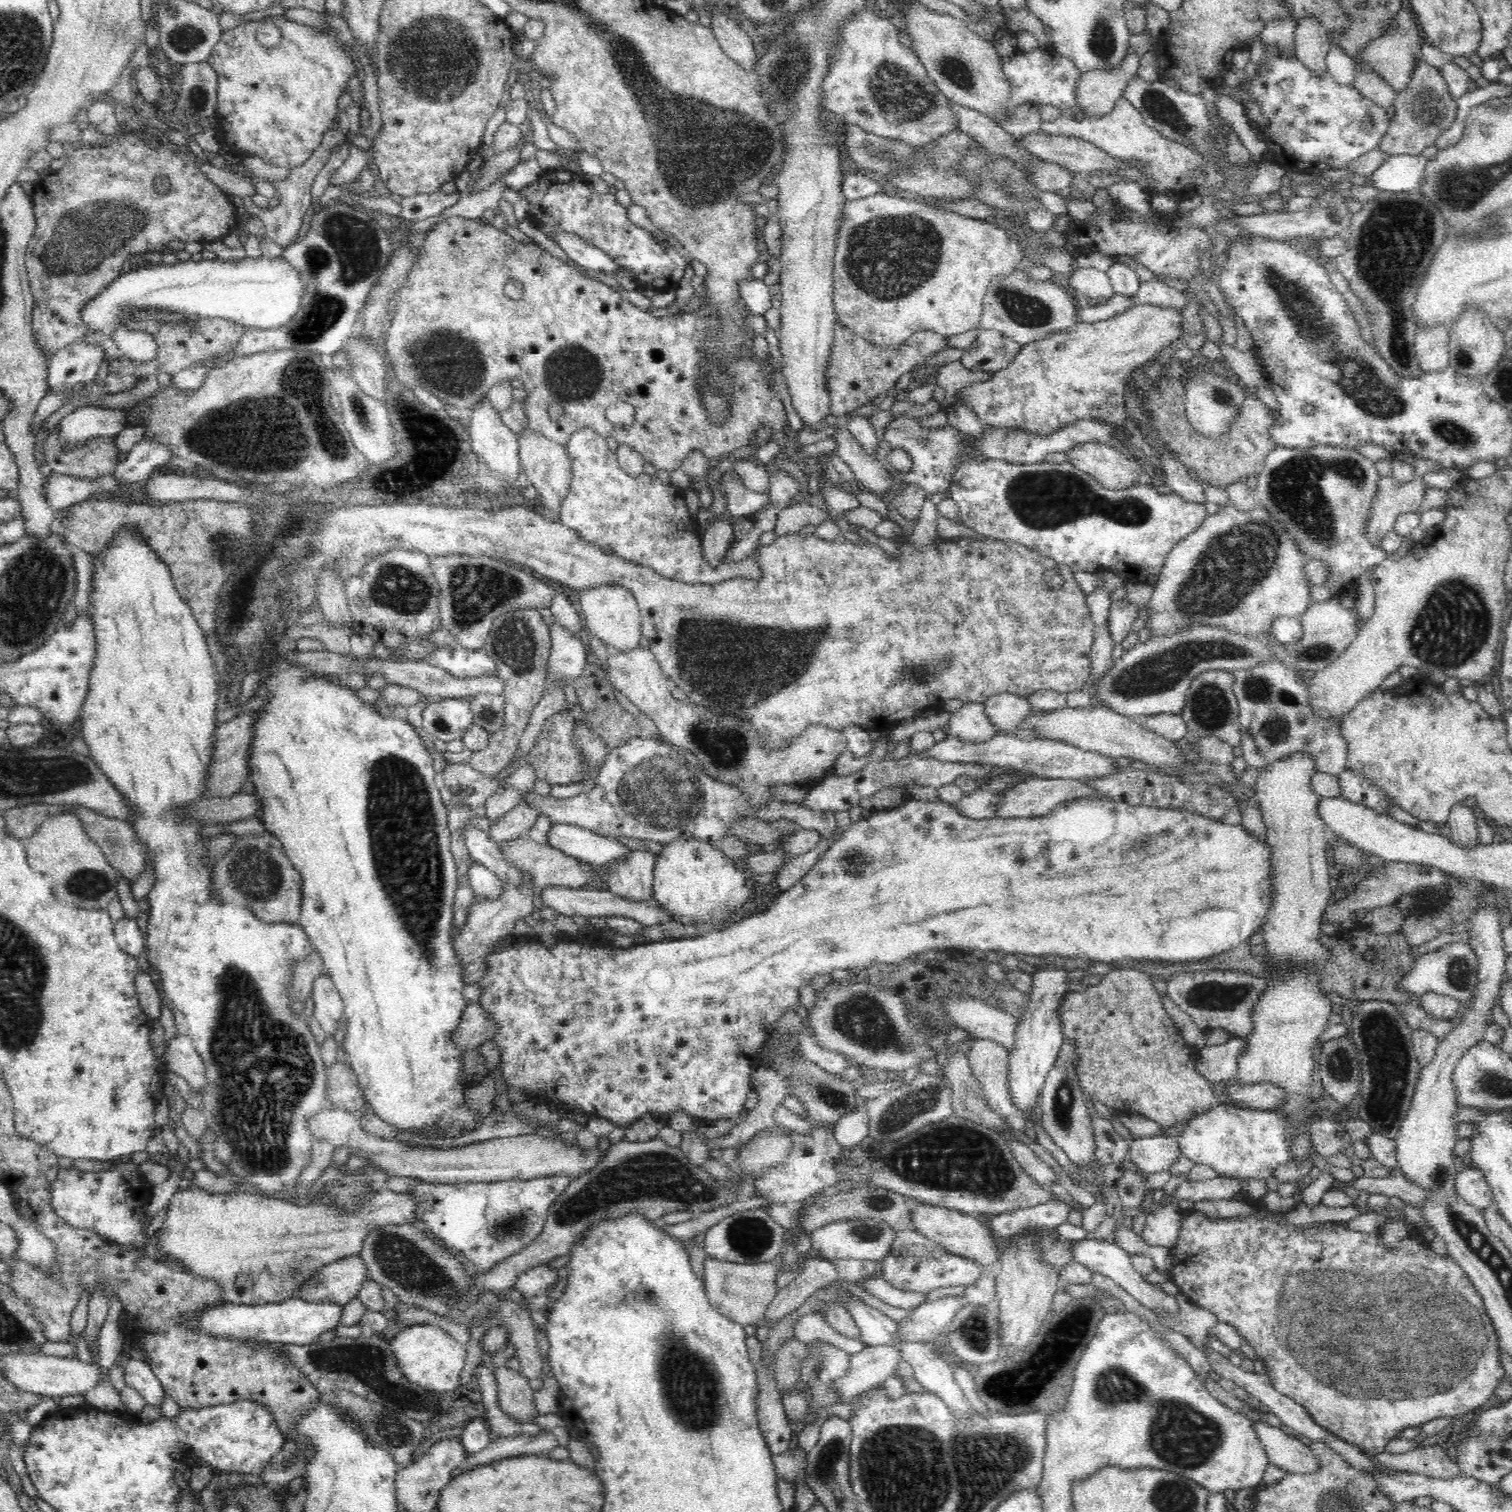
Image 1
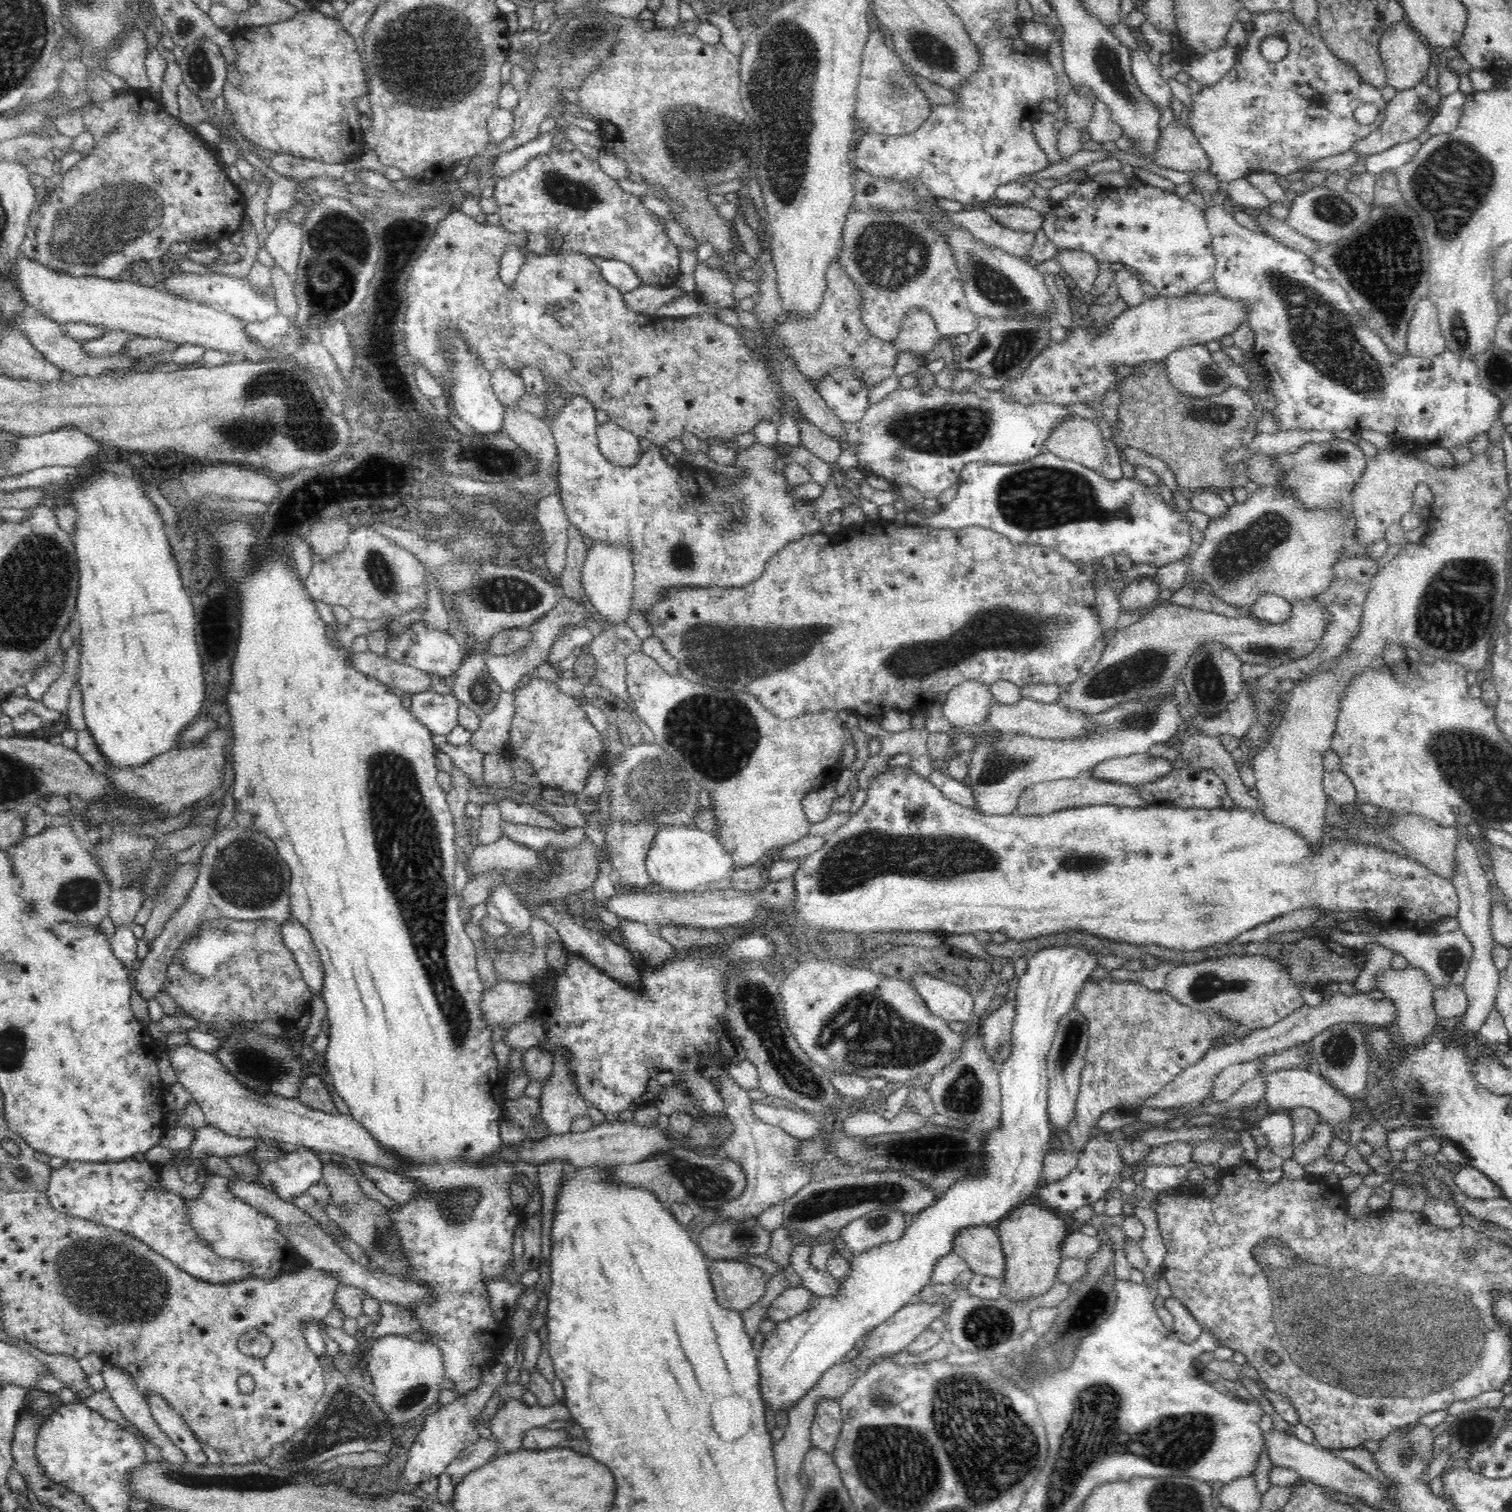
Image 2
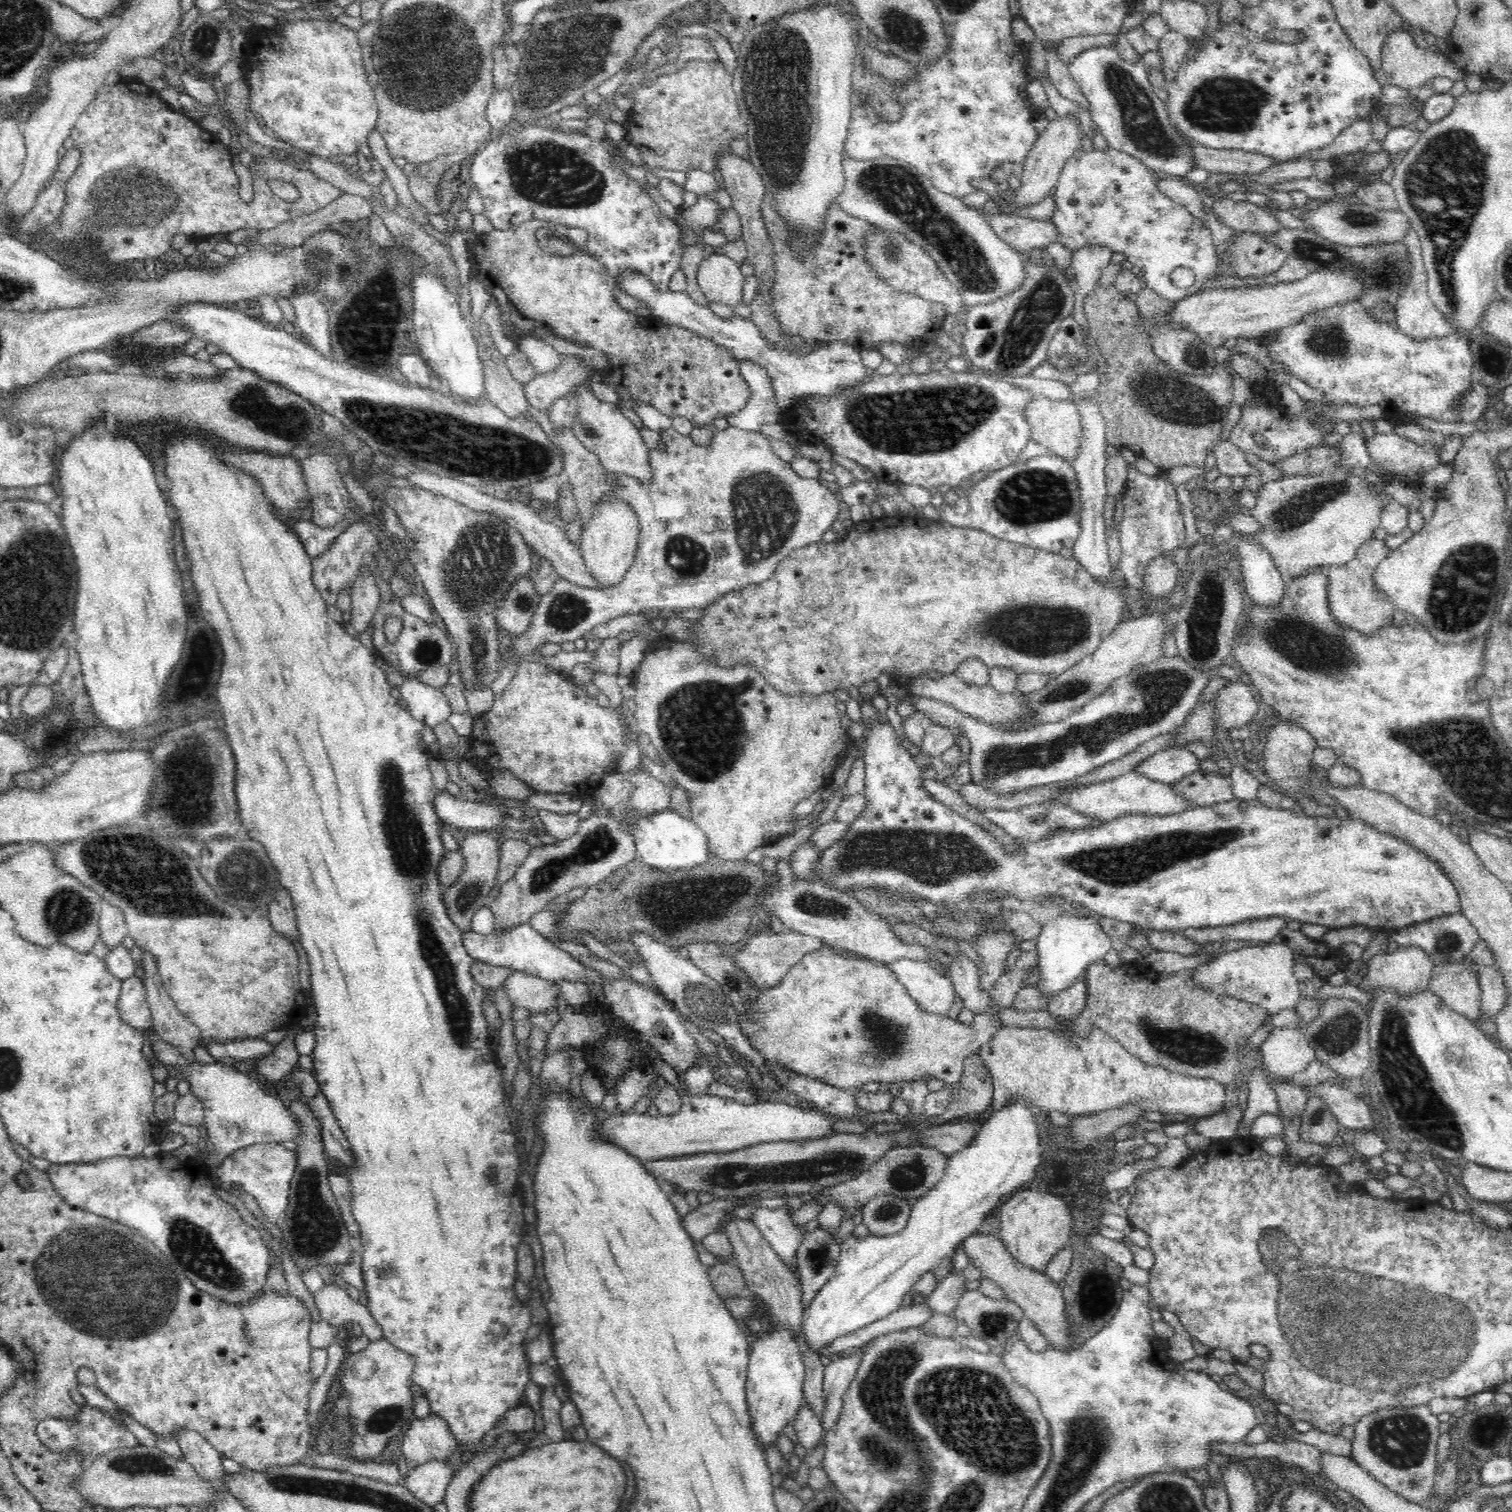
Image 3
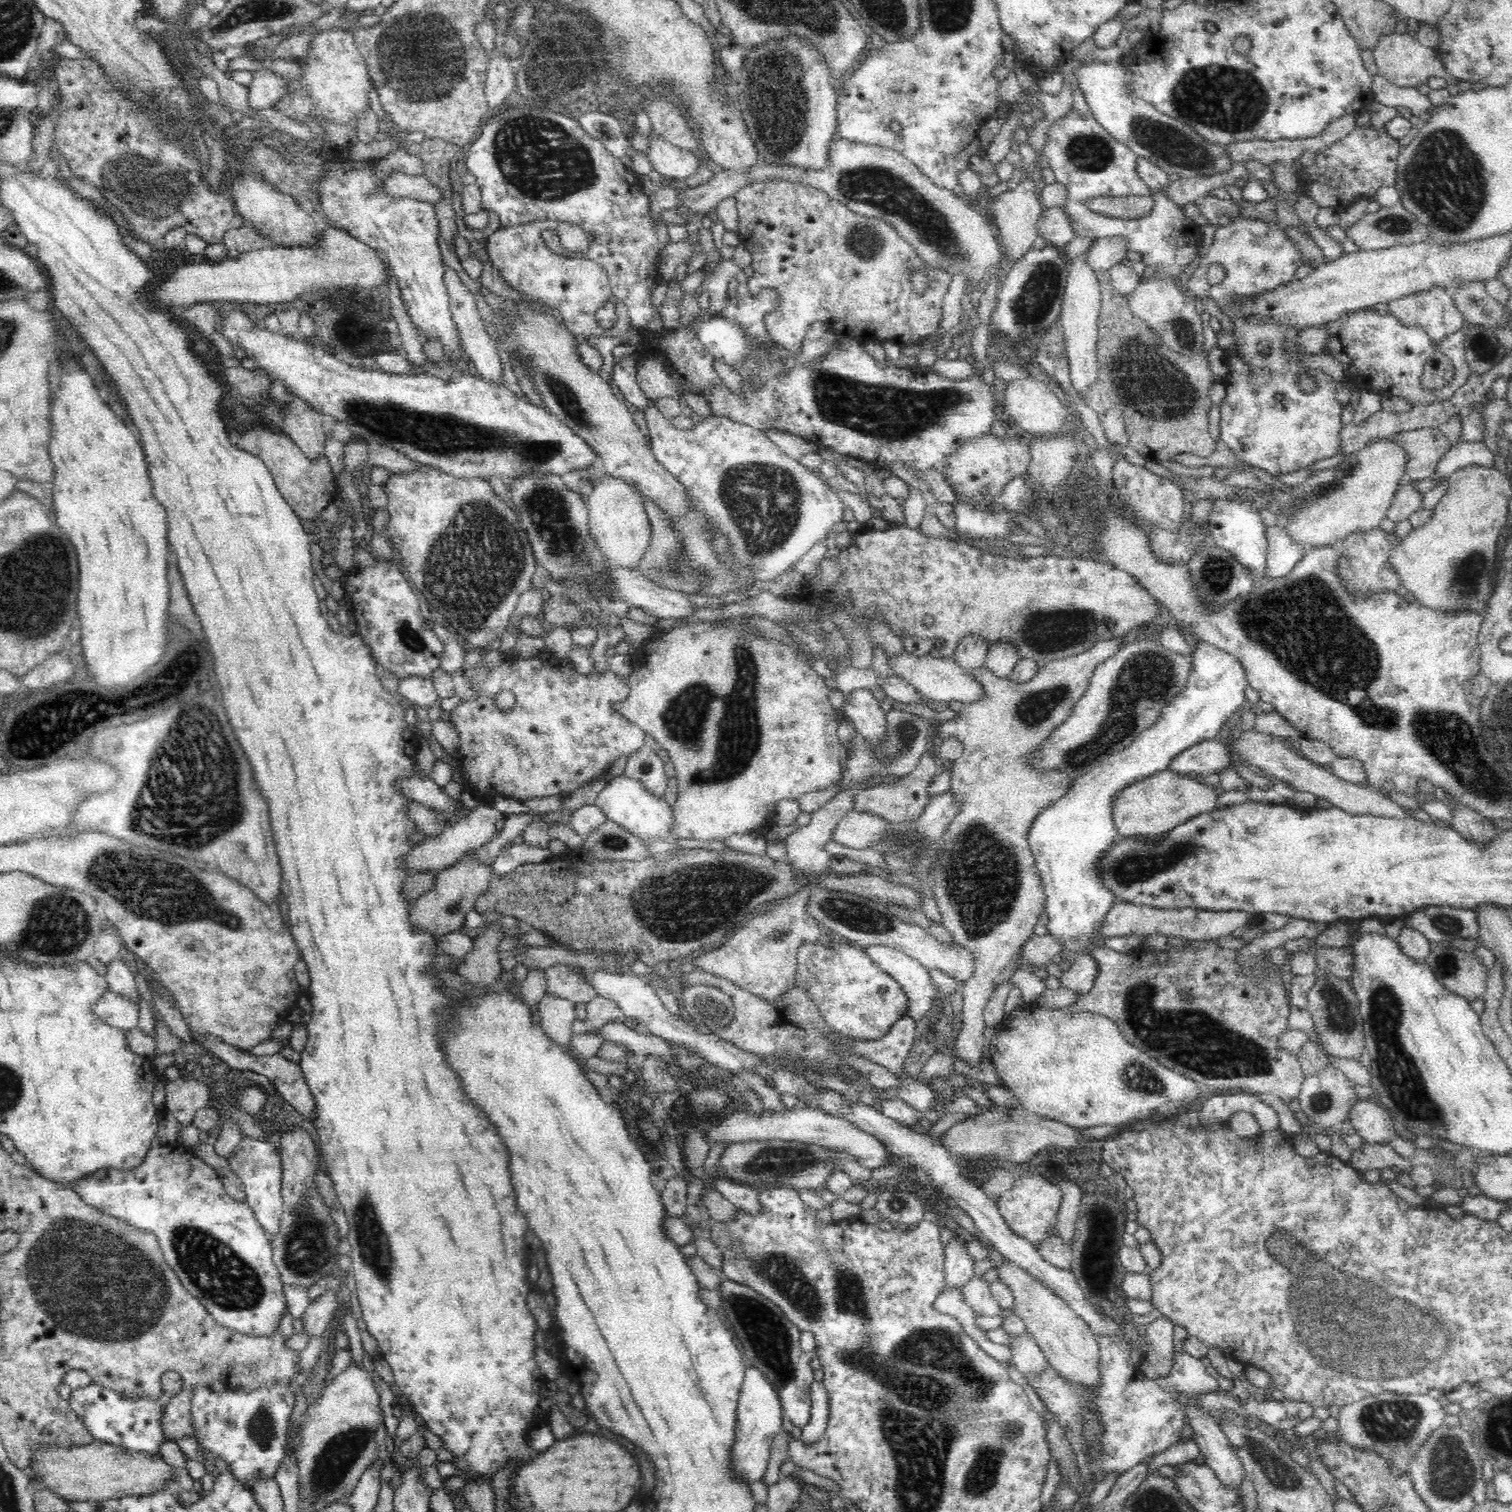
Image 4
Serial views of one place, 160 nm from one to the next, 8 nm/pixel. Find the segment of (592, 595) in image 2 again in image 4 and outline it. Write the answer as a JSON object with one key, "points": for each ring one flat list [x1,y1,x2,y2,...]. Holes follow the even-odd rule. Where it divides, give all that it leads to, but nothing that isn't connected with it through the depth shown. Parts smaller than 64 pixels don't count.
{"points":[[611,475,599,477,593,486,592,492,587,496,587,509,590,534,594,536,598,549,606,554,606,559,614,567,637,567,650,546,652,530,642,494,636,486,628,484,623,478]]}

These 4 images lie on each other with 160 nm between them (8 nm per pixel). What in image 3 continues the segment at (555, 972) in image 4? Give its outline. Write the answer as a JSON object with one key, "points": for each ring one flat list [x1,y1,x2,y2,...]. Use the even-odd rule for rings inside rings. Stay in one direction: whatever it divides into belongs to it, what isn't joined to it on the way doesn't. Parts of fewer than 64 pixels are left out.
{"points":[[518,971,504,981,503,989,516,1009,526,1008,531,1015,552,1009,560,992,554,981]]}

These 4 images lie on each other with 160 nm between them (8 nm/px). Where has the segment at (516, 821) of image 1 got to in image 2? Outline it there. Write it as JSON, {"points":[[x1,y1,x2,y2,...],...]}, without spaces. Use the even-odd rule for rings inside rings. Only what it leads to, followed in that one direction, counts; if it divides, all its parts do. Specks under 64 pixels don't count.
{"points":[[512,799,496,800,500,806,500,811,505,822,512,824,527,824,528,826,540,826,550,829,565,829,564,826,558,823,548,814,538,812,533,806,521,805]]}

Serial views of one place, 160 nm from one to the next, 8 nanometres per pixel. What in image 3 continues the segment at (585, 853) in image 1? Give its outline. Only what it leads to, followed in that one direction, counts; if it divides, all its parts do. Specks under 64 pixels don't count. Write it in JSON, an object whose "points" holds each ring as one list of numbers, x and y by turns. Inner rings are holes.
{"points":[[449,792,436,794,434,800,438,817,446,825,461,831,468,828,480,830,496,830,502,824,502,815,499,814,500,806,494,803,474,803,464,796,452,796]]}

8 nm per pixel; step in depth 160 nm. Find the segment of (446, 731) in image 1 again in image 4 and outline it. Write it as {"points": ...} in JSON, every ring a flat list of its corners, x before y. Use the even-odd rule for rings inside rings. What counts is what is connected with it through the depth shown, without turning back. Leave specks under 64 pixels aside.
{"points":[[410,676,399,680,396,692,414,706,425,708,427,711,434,708,440,699,430,677]]}

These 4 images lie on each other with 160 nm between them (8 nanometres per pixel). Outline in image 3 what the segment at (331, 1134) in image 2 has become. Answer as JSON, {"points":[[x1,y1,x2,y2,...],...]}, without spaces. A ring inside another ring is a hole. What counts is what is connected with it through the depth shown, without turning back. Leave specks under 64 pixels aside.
{"points":[[149,1032,149,1037,158,1061,164,1063,180,1078,186,1079,190,1083,190,1093,203,1102,203,1123,209,1134,208,1140,215,1150,208,1156,208,1168,219,1167,222,1161,240,1148,268,1142,294,1141,294,1138,300,1136,302,1129,298,1121,292,1117,290,1109,280,1098,262,1090,262,1086,254,1078,249,1078,246,1074,238,1072,235,1067,226,1066,217,1060,212,1064,200,1064,196,1060,189,1062,178,1048,160,1039,154,1032]]}

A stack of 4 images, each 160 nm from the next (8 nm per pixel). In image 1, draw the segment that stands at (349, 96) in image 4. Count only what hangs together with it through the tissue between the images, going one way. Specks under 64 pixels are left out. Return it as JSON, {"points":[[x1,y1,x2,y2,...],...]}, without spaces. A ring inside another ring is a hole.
{"points":[[282,15,242,23,223,32,207,60,220,79,217,118,221,146,228,147,228,152,236,157,258,157,290,171,302,166,320,146,324,134,334,128,338,98,350,79,358,76,350,50,338,41,332,28,316,30],[264,24,275,24,281,30,281,40,274,47,267,48,256,39,258,28]]}

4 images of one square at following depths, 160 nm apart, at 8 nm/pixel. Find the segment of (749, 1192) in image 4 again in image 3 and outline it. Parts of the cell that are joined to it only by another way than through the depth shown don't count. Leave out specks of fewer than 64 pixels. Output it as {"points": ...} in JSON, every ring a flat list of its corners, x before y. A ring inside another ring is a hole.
{"points":[[760,1207,752,1214,750,1220,760,1229,762,1236,772,1245,789,1270,794,1270,798,1265,796,1254,802,1244,802,1231,792,1223,788,1211]]}

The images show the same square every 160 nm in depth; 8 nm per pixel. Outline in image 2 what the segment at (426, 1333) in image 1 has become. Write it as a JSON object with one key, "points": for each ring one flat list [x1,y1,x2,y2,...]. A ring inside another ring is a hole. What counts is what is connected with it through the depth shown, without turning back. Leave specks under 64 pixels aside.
{"points":[[386,1335,377,1338,370,1349,368,1376,374,1401,380,1405,380,1411,388,1415,392,1428,400,1428,404,1423,421,1415,427,1408,438,1401,440,1392,447,1387,444,1382,444,1355,442,1349,432,1341,418,1341,403,1335]]}

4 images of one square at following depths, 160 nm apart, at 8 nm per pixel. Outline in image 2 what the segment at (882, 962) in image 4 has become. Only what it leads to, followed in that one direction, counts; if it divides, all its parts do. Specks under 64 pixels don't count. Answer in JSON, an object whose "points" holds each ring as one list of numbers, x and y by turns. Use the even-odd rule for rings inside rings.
{"points":[[914,974,911,984,916,987,932,1015,939,1016,948,1024,972,1024,974,997,962,990,961,986,940,980,931,974]]}

